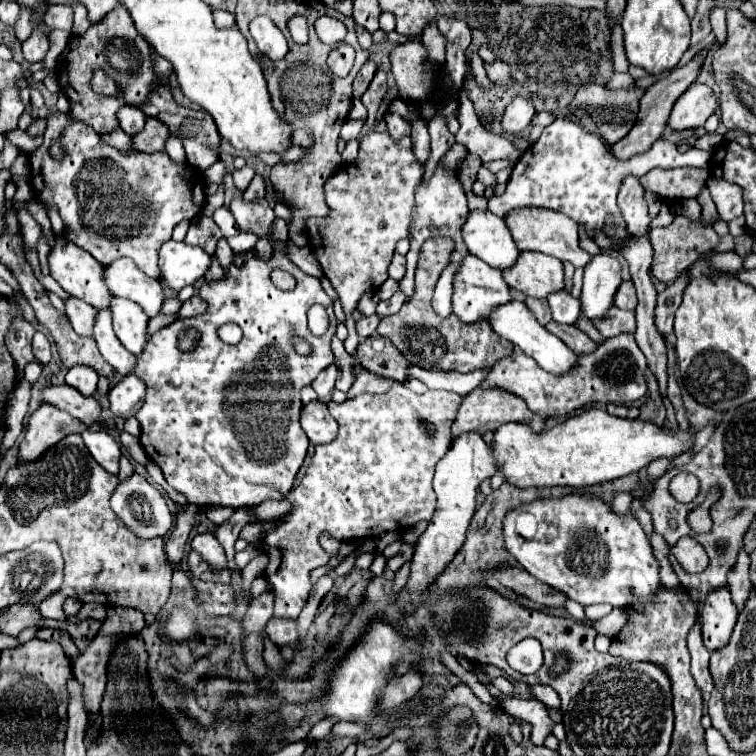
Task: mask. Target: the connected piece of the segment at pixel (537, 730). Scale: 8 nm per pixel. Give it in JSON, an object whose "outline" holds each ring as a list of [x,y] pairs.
{"outline":[[[506,699],[506,701],[502,701],[502,707],[512,719],[524,721],[532,727],[530,737],[536,745],[544,743],[546,737],[552,735],[552,729],[554,729],[556,723],[550,719],[544,703],[524,701],[524,699]]]}

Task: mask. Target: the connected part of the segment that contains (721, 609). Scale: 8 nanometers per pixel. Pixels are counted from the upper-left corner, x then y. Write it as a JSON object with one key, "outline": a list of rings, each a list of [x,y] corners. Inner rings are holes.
{"outline":[[[720,587],[708,593],[706,601],[702,603],[700,617],[702,617],[704,645],[710,651],[726,645],[736,625],[736,615],[738,615],[738,609],[726,587]]]}

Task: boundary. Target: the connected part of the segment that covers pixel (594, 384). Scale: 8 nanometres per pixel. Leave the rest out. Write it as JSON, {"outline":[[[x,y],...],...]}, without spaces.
{"outline":[[[620,333],[616,337],[610,337],[602,341],[592,353],[578,355],[578,363],[568,371],[560,375],[546,373],[532,357],[526,357],[524,353],[512,353],[510,357],[504,357],[498,361],[488,379],[480,387],[502,387],[510,393],[516,393],[522,397],[528,407],[544,417],[552,415],[568,415],[570,411],[584,407],[588,403],[632,403],[646,395],[646,357],[642,355],[638,343],[634,341],[634,333]]]}

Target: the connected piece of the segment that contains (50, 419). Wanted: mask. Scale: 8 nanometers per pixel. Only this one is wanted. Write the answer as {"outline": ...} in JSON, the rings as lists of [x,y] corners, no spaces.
{"outline":[[[42,403],[30,415],[28,431],[24,435],[24,441],[20,443],[20,459],[38,459],[50,445],[58,443],[70,433],[80,433],[82,429],[86,429],[86,425],[82,425],[82,421],[78,421],[70,413],[56,409],[50,403]]]}

